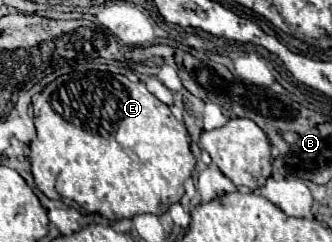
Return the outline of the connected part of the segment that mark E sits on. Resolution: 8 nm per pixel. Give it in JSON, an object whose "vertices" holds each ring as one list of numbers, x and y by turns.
{"vertices":[[71,72,59,76,33,96,37,142,31,142,31,172,37,190,51,200,75,202,87,212,97,212,109,220,133,218,137,214,161,216,185,194,185,180,195,168,195,156,189,148,191,136,183,120,175,118,171,108,157,100,143,82,131,82,127,76,111,72]]}

